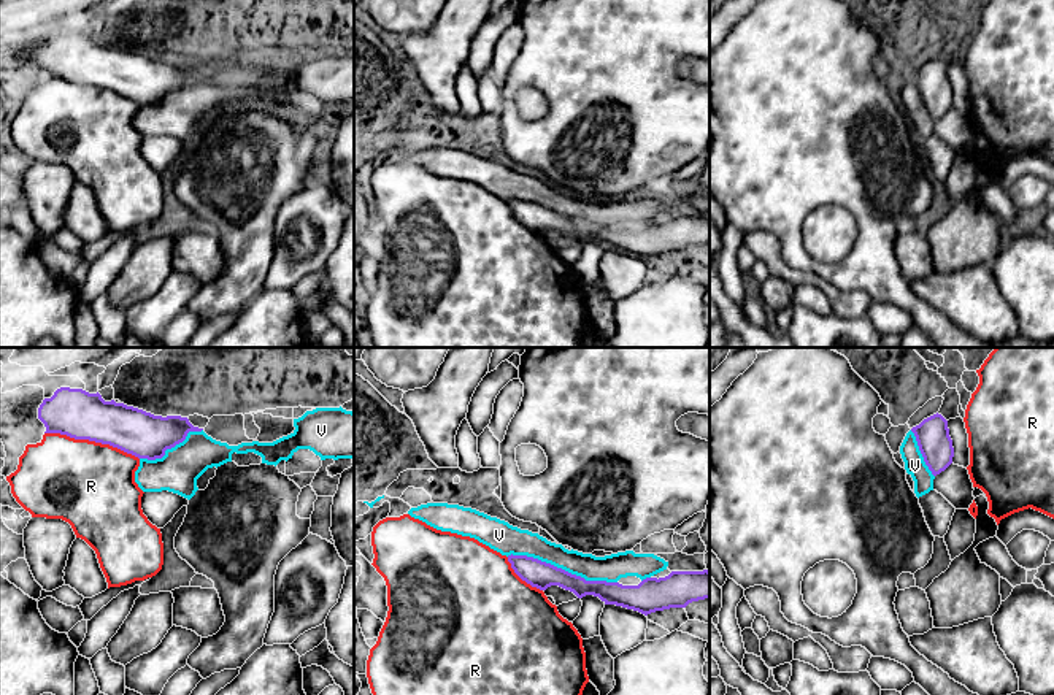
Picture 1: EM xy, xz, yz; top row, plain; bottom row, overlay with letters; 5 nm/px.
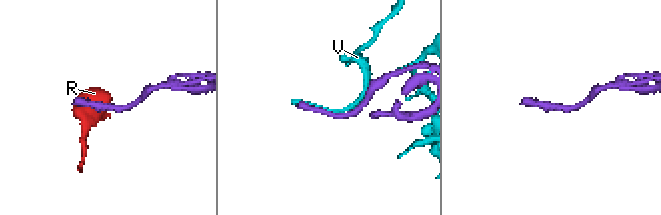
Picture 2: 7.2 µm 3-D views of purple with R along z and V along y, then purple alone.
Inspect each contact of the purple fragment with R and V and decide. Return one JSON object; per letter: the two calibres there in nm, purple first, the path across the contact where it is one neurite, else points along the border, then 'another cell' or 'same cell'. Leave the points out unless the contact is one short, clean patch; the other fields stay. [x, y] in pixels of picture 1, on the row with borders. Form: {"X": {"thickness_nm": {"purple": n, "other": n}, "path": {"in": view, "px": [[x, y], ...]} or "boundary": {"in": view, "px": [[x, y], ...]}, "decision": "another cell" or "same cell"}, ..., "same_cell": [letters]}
{"R": {"thickness_nm": {"purple": 240, "other": 440}, "decision": "another cell"}, "V": {"thickness_nm": {"purple": 140, "other": 140}, "decision": "same cell"}, "same_cell": ["V"]}

